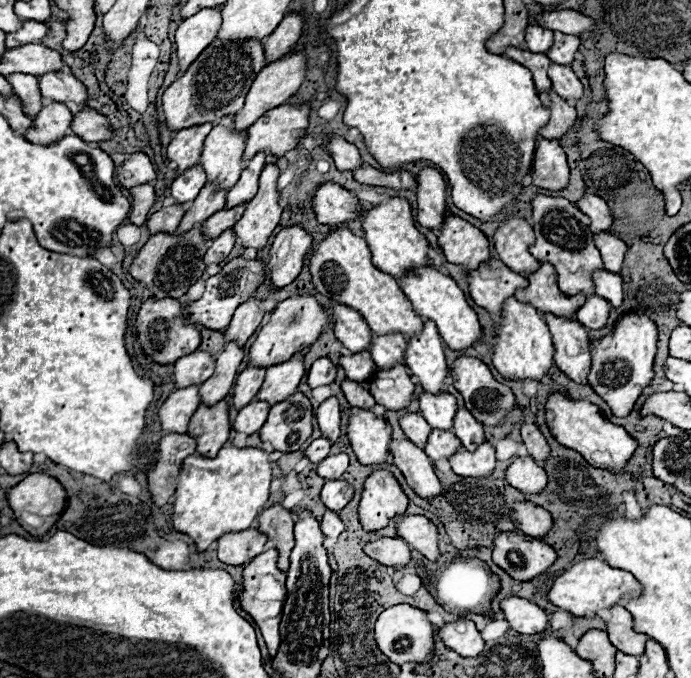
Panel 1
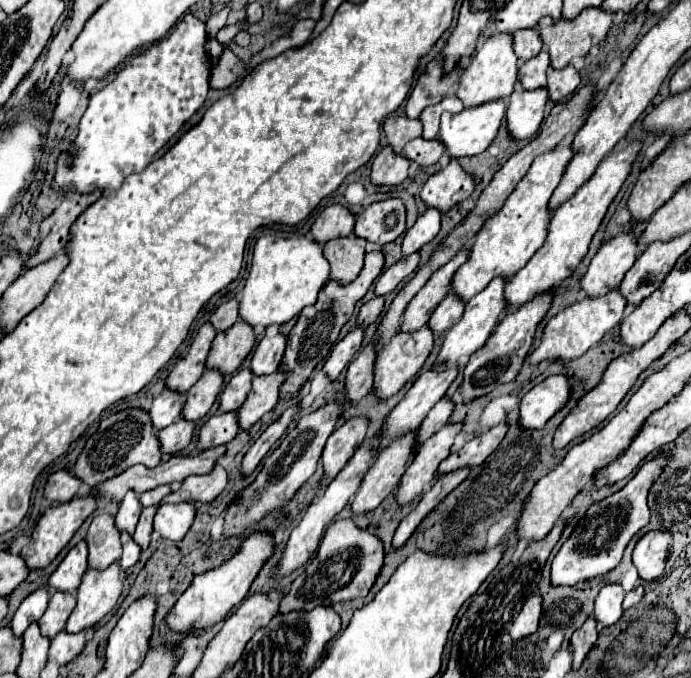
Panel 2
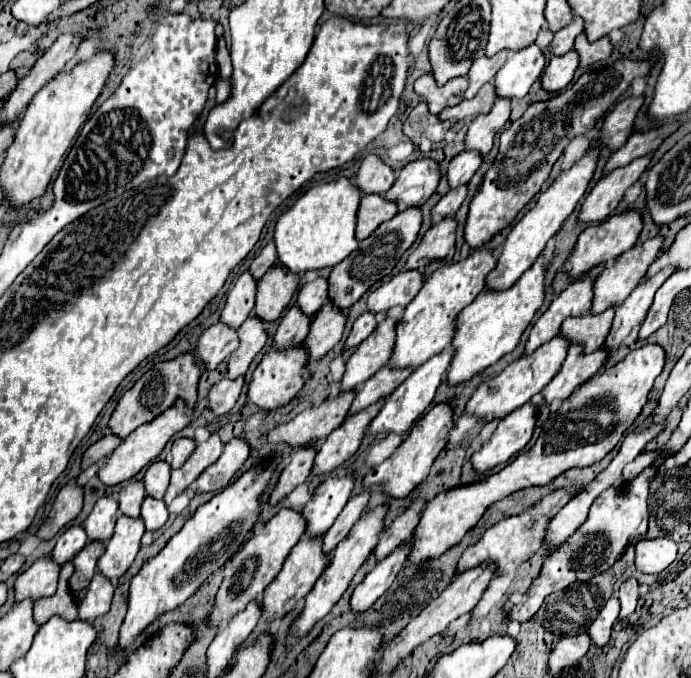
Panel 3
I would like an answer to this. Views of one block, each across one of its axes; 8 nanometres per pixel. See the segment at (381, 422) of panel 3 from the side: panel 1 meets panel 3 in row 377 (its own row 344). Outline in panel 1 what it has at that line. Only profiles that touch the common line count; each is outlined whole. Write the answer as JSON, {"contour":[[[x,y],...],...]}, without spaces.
{"contour":[[[424,322],[424,332],[420,336],[406,338],[406,366],[420,380],[422,388],[430,394],[444,392],[444,380],[448,376],[448,364],[444,356],[444,346],[440,336],[436,336],[436,328]]]}

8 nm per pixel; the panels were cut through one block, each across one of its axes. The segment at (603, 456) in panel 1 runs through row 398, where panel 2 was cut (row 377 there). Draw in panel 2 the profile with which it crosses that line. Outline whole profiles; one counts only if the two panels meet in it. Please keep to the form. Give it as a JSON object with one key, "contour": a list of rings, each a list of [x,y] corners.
{"contour":[[[552,374],[524,394],[520,404],[520,424],[526,430],[542,428],[570,398],[572,382],[564,374]]]}

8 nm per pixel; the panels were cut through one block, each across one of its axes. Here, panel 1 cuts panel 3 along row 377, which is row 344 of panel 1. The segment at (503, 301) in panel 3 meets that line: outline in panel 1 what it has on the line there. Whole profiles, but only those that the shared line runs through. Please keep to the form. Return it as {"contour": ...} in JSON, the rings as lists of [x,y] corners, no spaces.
{"contour":[[[426,266],[404,278],[398,278],[398,284],[402,286],[404,294],[412,302],[414,312],[420,318],[432,320],[436,324],[436,328],[438,328],[442,340],[448,344],[448,348],[464,350],[464,348],[470,348],[474,342],[478,342],[484,336],[478,314],[470,308],[464,292],[458,288],[458,284],[450,276]]]}

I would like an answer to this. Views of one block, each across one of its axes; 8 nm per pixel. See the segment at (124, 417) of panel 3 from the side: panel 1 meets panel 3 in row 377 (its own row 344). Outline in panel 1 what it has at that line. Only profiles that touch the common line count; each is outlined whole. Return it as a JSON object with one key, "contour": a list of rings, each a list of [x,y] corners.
{"contour":[[[148,298],[138,312],[136,318],[136,330],[138,330],[138,338],[142,342],[144,354],[160,364],[172,364],[176,362],[180,356],[186,356],[188,352],[196,350],[202,342],[202,334],[196,328],[196,324],[192,324],[186,318],[186,306],[176,300],[176,298]]]}

